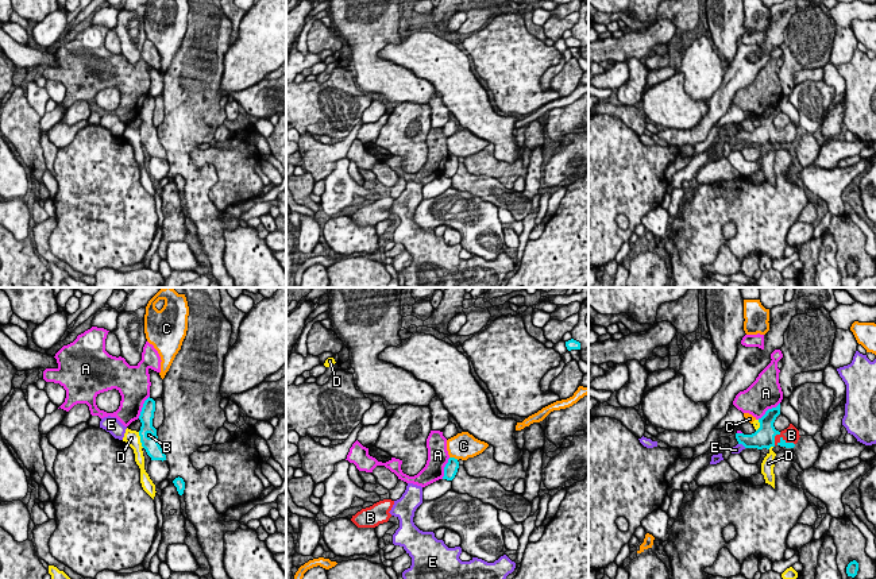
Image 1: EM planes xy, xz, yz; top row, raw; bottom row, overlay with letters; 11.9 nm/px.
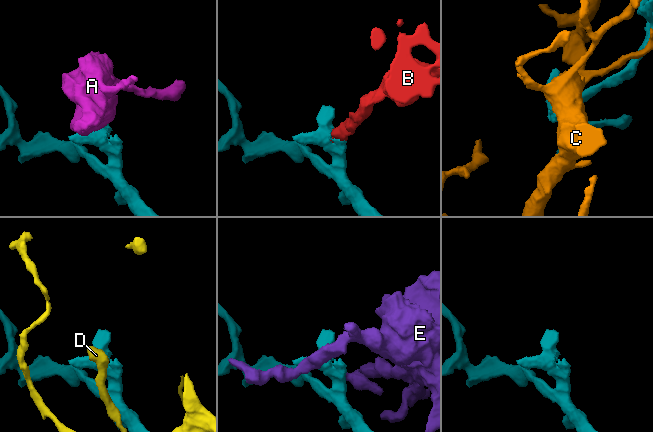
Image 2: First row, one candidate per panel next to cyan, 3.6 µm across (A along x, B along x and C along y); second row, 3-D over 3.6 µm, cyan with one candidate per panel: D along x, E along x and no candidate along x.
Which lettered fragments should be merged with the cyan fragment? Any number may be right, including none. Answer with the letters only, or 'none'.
B

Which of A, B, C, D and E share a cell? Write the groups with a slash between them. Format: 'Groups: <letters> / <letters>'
Groups: A / B / C / D / E

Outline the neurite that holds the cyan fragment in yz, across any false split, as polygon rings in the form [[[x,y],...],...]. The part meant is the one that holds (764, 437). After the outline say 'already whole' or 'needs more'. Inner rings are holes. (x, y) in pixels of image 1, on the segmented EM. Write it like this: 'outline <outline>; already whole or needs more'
outline [[[780,404],[776,408],[768,409],[765,414],[759,418],[760,428],[755,433],[736,433],[738,444],[742,444],[745,448],[757,449],[769,449],[775,445],[794,448],[800,437],[799,431],[792,424],[782,432],[776,431],[773,422],[779,414]]]; needs more

